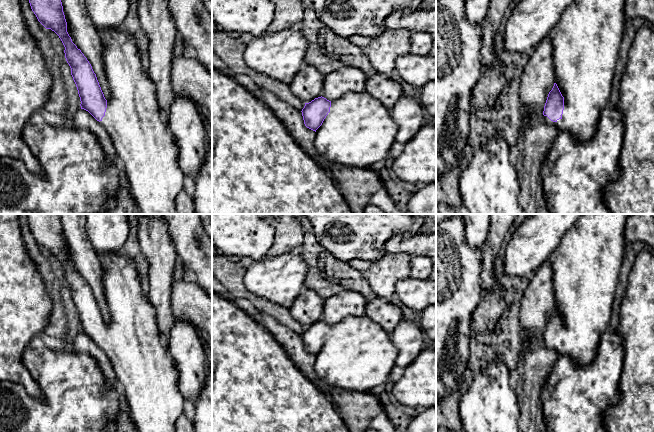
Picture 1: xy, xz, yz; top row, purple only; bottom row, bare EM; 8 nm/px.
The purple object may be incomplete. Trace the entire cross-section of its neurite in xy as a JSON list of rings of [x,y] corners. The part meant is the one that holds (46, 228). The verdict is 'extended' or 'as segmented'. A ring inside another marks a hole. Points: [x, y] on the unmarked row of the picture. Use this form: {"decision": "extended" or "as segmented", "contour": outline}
{"decision": "extended", "contour": [[[26,215],[38,245],[61,263],[80,321],[81,333],[88,335],[111,361],[137,432],[176,432],[176,422],[184,414],[185,398],[177,384],[175,362],[169,354],[167,343],[161,338],[155,309],[143,294],[134,262],[118,251],[98,254],[103,268],[105,298],[111,314],[111,321],[106,324],[91,288],[67,256],[60,215]]]}

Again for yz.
{"decision": "extended", "contour": [[[583,214],[565,232],[548,258],[553,269],[555,307],[544,330],[544,343],[559,356],[569,356],[582,366],[594,360],[602,334],[611,328],[612,305],[624,257],[628,216]]]}

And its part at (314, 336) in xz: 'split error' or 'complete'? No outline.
split error

